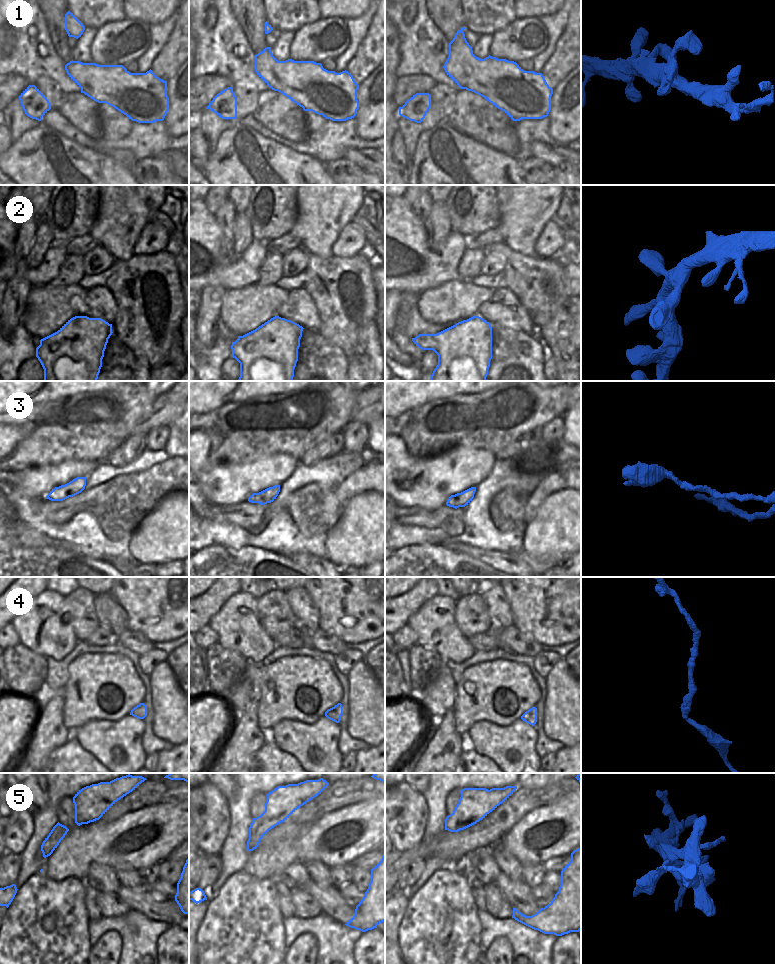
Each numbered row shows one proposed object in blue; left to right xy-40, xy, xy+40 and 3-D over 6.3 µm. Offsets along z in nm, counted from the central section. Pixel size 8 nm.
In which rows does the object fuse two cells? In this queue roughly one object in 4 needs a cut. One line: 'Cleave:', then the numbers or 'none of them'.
Cleave: none of them

